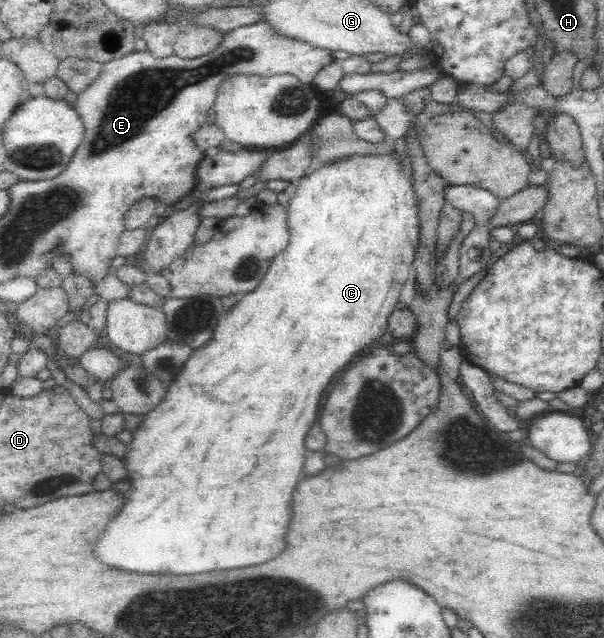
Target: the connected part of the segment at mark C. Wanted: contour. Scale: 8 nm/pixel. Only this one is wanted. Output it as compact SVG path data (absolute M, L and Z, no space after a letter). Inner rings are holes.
M398 152L387 155L352 155L327 163L323 168L301 176L290 193L292 198L287 208L288 246L274 256L260 284L252 292L240 295L238 302L220 318L213 338L204 347L192 351L190 358L170 382L160 404L144 414L140 426L132 431L132 440L126 445L126 454L121 459L128 471L125 480L131 482L130 490L124 494L126 504L120 508L120 514L104 528L96 544L98 558L108 566L142 574L200 574L208 570L264 564L286 548L284 532L293 513L290 508L291 492L303 473L302 466L307 451L304 436L317 422L320 398L324 396L328 382L332 382L332 378L342 372L344 366L348 366L354 356L358 356L358 352L370 348L370 344L385 334L388 316L394 312L402 286L408 280L420 236L418 198L412 187L412 174L406 173L404 161L400 159Z

